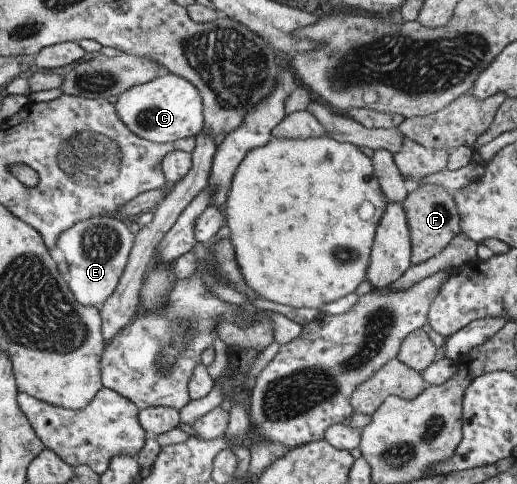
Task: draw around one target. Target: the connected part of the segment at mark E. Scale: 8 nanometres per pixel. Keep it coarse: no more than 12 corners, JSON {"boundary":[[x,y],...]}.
{"boundary":[[94,217],[58,234],[78,304],[100,310],[134,242],[129,221]]}

